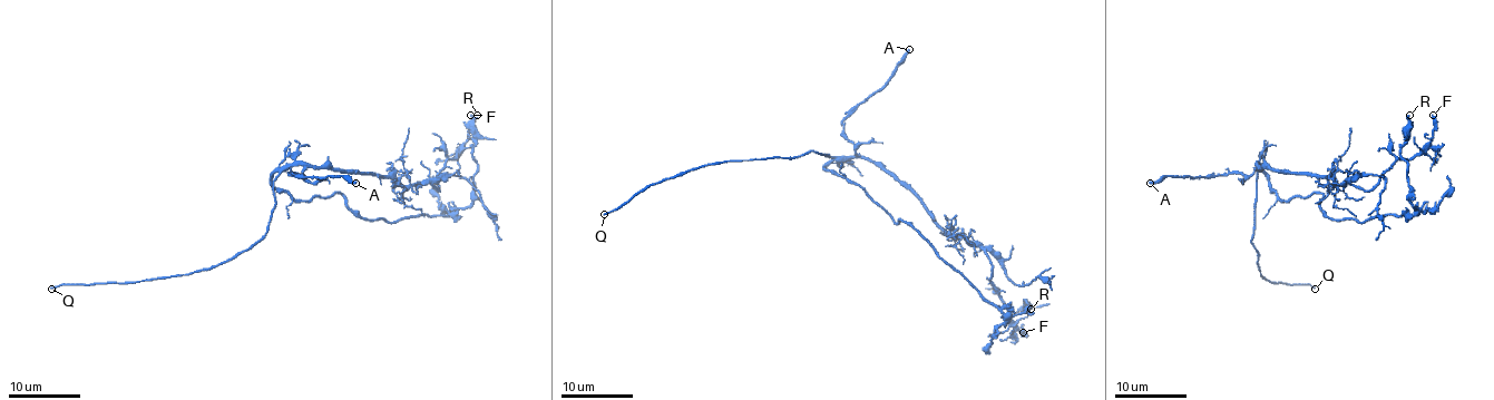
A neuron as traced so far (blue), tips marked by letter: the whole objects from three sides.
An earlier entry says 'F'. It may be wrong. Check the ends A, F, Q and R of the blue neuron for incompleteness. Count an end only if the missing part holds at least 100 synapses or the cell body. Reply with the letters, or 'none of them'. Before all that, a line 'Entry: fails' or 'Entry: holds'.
Entry: fails
Q

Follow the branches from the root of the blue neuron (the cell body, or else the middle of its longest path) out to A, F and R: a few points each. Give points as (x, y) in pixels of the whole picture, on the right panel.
A: (1275, 192), (1268, 176), (1257, 165), (1248, 176), (1164, 176), (1150, 183)
F: (1275, 192), (1257, 165), (1329, 176), (1338, 185), (1369, 189), (1398, 159), (1413, 158), (1431, 139), (1433, 115)
R: (1275, 192), (1282, 201), (1318, 192), (1333, 218), (1409, 215), (1415, 208), (1400, 154), (1409, 115)

